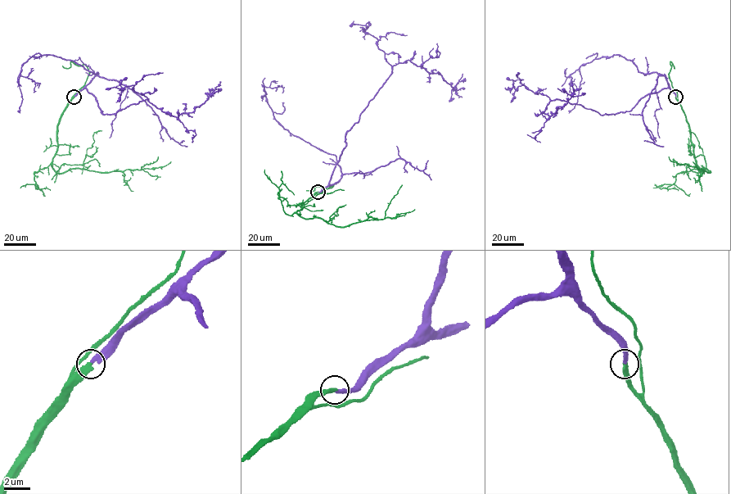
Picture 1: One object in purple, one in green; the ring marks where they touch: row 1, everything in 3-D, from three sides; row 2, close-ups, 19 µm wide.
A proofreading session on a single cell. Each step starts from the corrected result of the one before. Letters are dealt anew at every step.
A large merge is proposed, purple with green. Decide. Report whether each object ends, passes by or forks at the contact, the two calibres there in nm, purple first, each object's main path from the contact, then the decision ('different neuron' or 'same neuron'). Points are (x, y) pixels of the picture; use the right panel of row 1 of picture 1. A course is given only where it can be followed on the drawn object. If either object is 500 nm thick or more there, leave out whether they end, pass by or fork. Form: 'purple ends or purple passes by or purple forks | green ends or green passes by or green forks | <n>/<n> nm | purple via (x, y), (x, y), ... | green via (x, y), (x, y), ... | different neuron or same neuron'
purple ends | green ends | 340/380 nm | purple via (675, 96), (664, 88), (629, 111), (602, 115), (551, 100), (543, 111), (549, 117), (574, 93), (571, 82) | green via (675, 96), (688, 125), (697, 169), (701, 173), (701, 168), (710, 172), (673, 162), (669, 156) | same neuron

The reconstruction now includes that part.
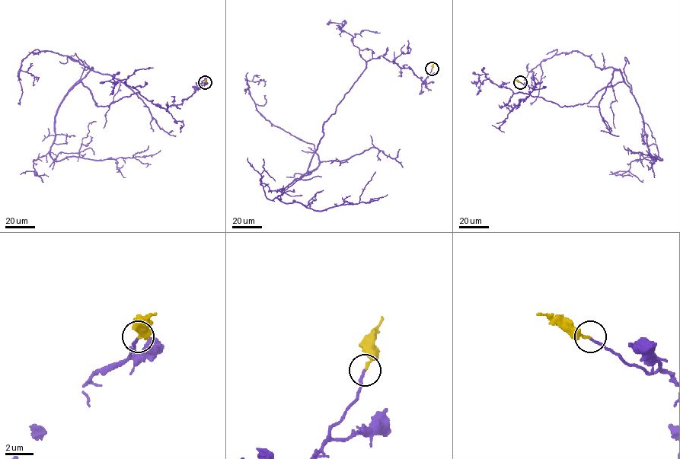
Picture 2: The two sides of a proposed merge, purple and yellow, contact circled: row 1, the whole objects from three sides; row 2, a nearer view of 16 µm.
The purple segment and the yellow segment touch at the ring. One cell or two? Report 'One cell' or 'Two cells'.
One cell

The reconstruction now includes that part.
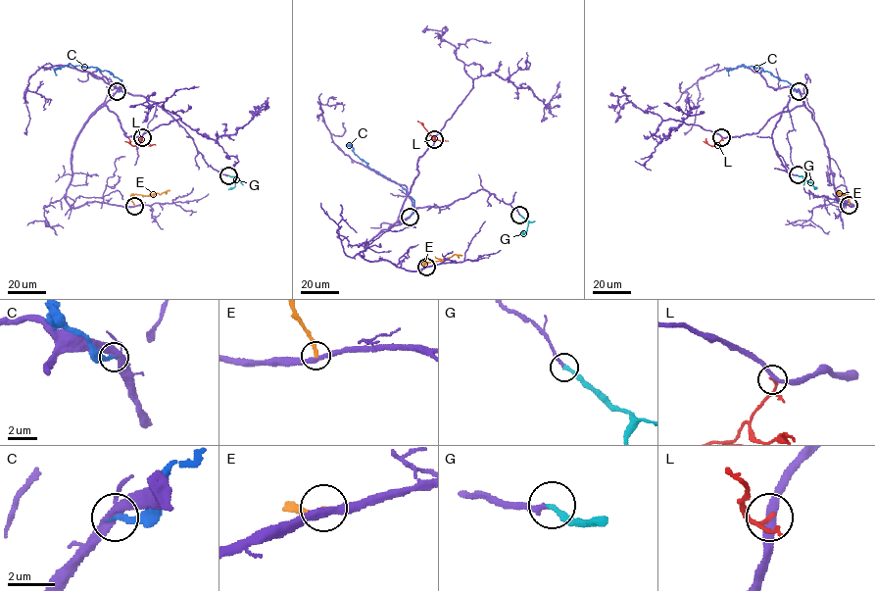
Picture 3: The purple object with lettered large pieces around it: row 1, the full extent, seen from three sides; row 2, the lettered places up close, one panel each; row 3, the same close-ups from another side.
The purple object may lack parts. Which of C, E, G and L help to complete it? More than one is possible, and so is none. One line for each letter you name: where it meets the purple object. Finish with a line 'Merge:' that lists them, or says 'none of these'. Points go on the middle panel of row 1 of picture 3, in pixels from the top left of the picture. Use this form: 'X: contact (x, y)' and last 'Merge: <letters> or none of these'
G: contact (519, 215)
Merge: G

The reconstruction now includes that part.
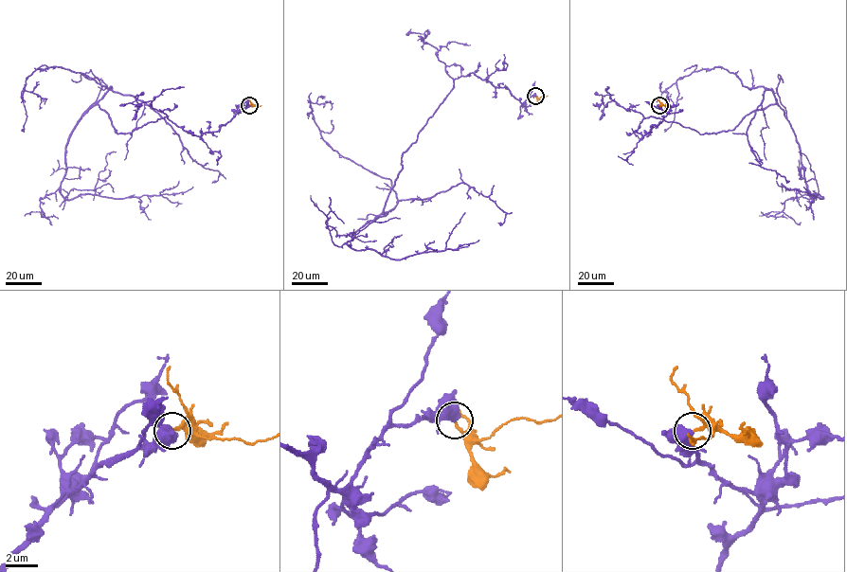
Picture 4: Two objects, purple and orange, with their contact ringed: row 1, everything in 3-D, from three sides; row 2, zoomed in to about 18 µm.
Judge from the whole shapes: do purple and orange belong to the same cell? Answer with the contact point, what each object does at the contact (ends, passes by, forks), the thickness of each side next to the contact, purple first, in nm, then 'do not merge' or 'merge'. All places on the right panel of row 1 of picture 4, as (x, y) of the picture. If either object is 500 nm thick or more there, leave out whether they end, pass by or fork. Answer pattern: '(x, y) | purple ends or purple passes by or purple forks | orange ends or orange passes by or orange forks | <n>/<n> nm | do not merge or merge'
(659, 105) | 650/190 nm | merge

